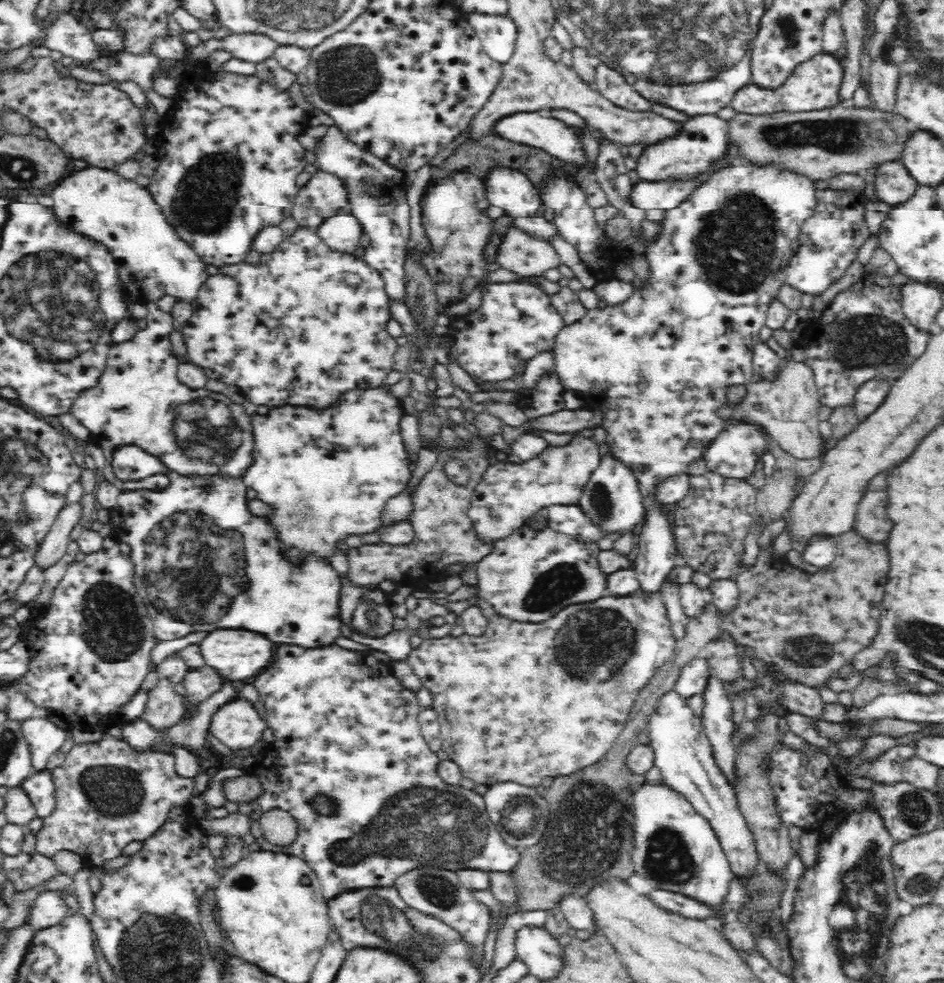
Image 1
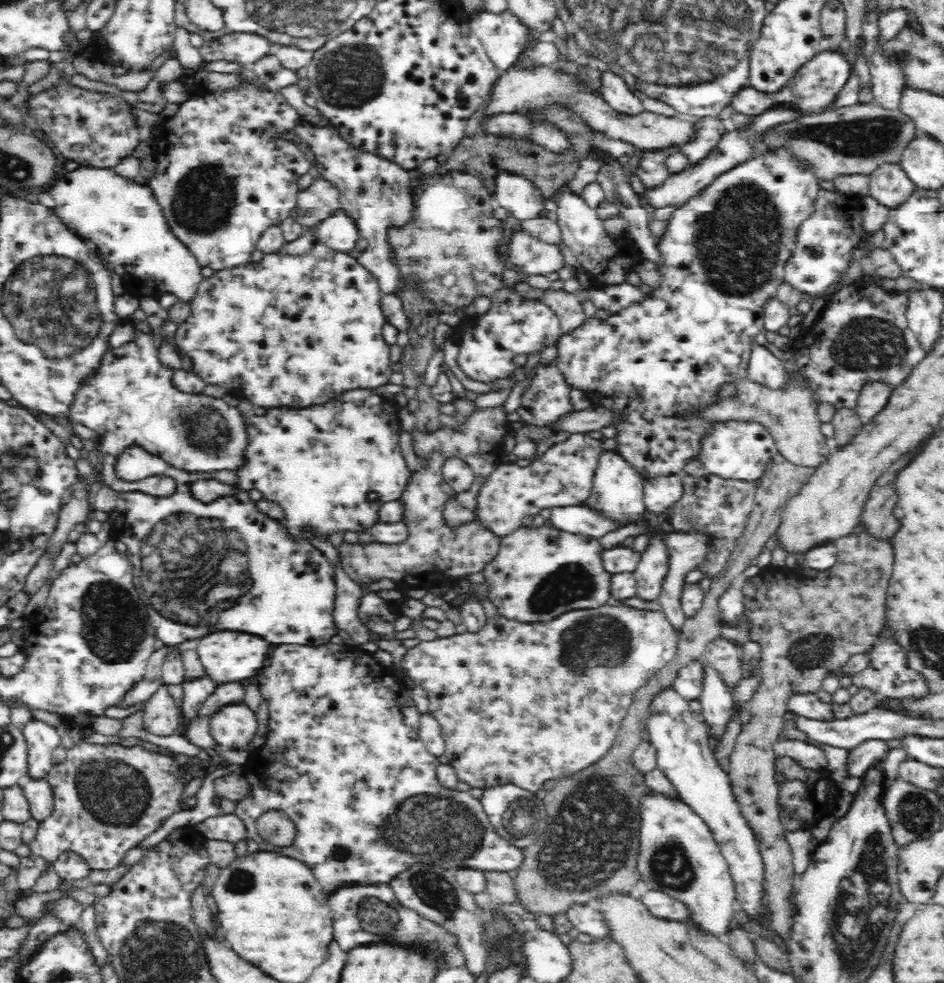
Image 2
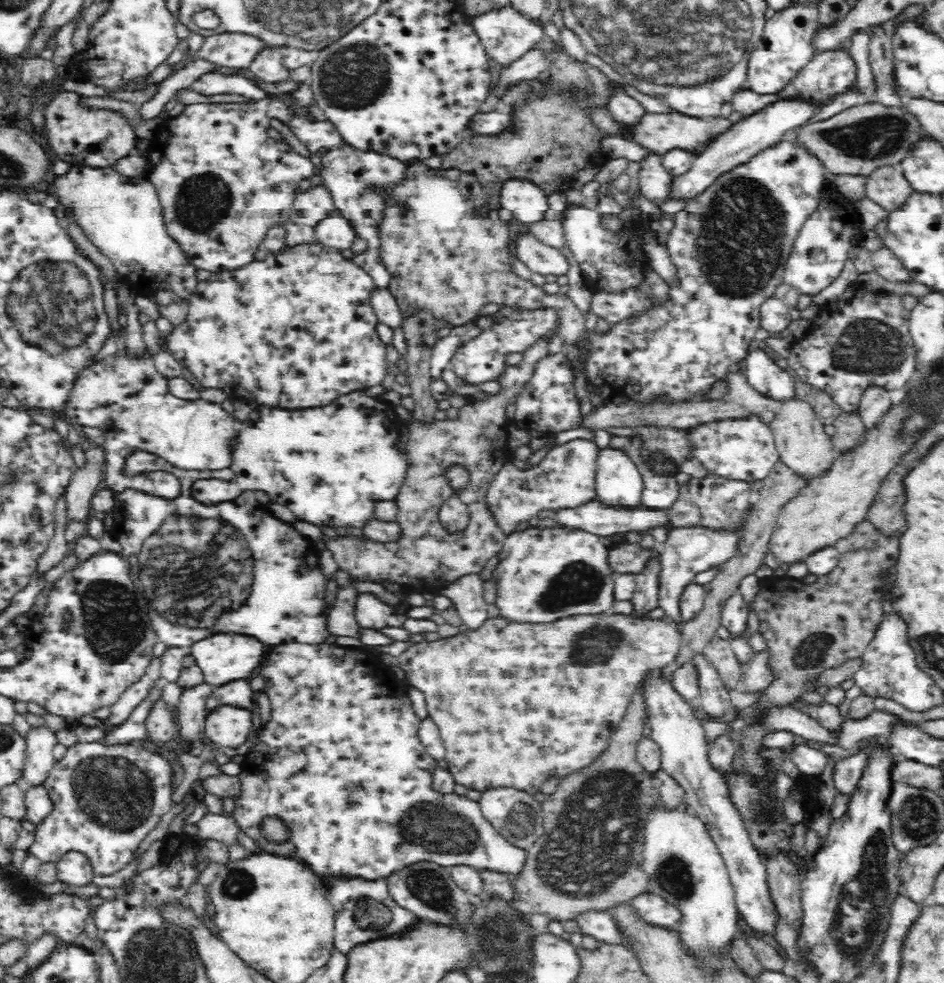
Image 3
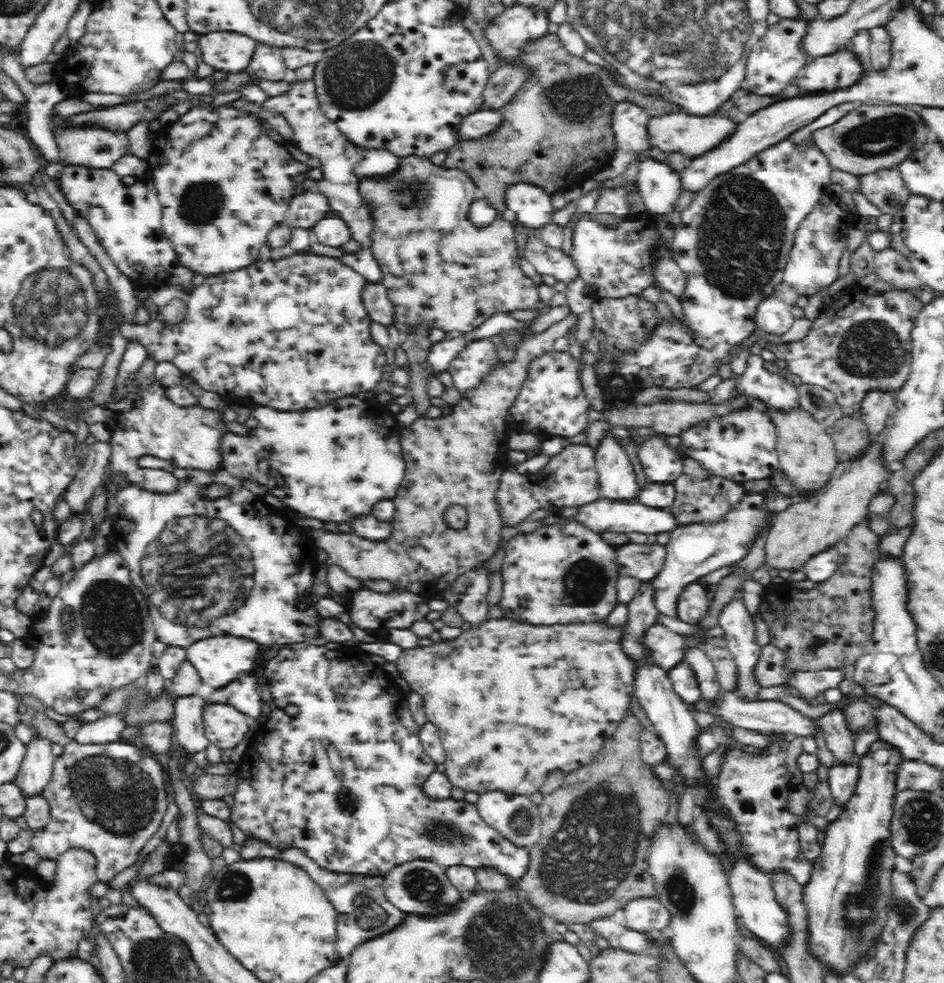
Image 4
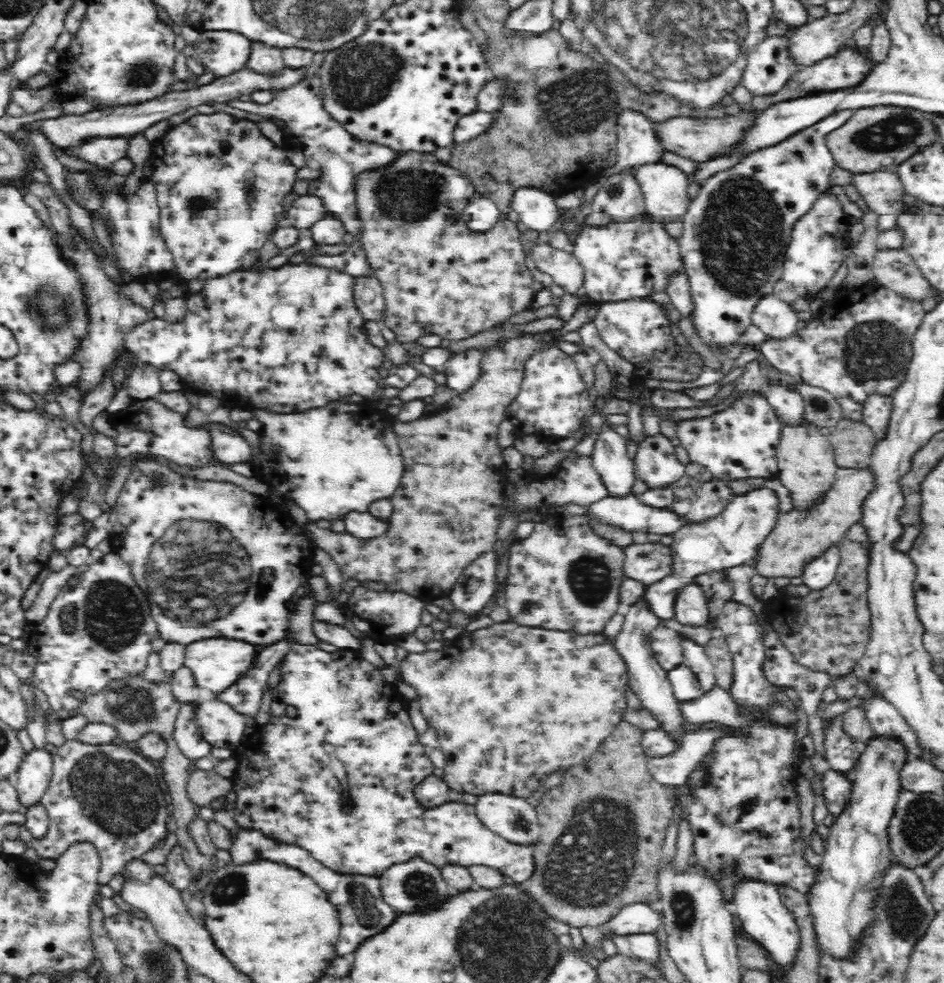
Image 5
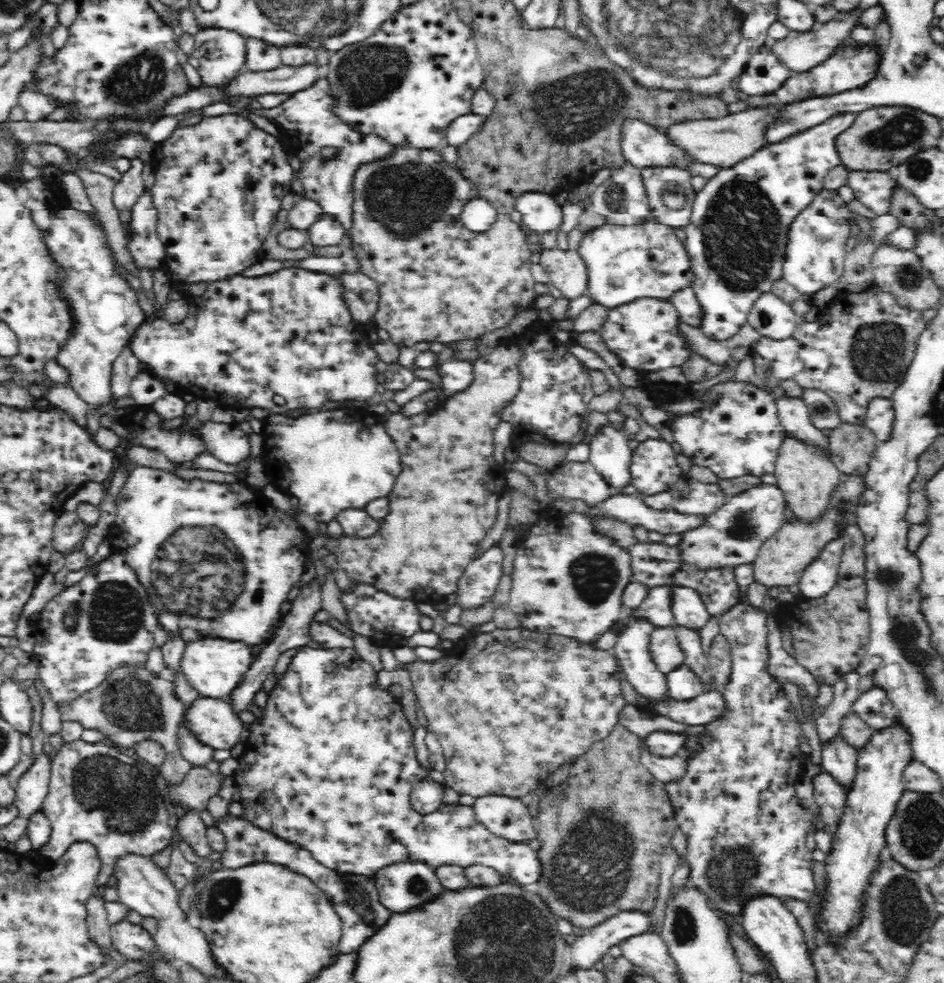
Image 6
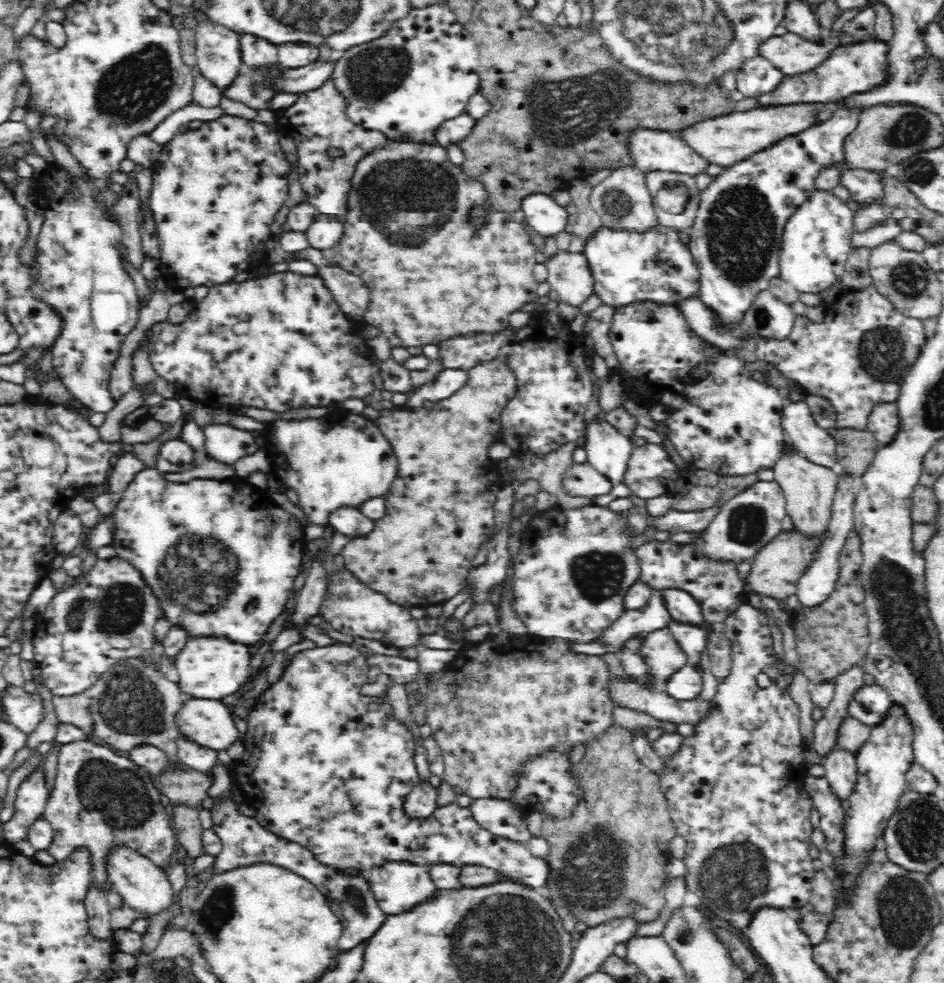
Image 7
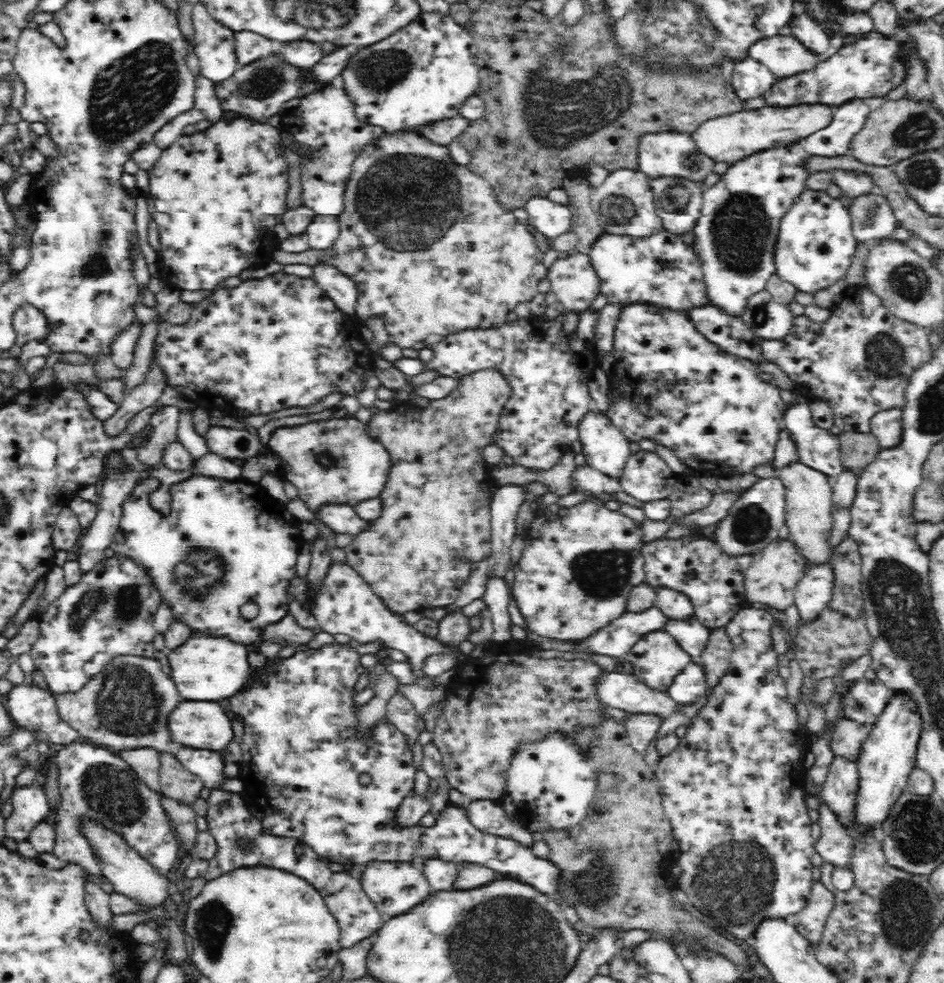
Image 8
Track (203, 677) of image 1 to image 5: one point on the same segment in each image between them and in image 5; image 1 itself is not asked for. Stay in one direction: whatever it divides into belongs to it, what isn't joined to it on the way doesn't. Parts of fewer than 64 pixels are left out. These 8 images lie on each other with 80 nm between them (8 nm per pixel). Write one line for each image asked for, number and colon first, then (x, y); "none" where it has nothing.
2: (196, 691)
3: (191, 710)
4: (188, 722)
5: (188, 736)

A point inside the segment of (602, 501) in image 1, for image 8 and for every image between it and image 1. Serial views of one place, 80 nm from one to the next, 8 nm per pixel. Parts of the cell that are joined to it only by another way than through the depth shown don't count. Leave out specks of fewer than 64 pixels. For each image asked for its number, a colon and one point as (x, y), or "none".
2: (617, 494)
3: (618, 484)
4: (617, 480)
5: (617, 471)
6: (610, 454)
7: (608, 451)
8: (605, 448)

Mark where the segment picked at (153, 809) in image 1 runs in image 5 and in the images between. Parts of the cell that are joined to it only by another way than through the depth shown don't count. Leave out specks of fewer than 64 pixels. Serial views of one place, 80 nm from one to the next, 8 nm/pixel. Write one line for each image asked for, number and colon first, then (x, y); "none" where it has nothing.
2: (107, 798)
3: (106, 799)
4: (109, 799)
5: (107, 795)

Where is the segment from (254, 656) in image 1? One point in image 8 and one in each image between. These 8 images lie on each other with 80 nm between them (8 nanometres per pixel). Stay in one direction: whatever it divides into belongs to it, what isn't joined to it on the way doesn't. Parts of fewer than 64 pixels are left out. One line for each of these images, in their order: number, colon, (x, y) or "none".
2: (227, 656)
3: (223, 657)
4: (220, 659)
5: (218, 663)
6: (214, 667)
7: (213, 669)
8: (206, 668)

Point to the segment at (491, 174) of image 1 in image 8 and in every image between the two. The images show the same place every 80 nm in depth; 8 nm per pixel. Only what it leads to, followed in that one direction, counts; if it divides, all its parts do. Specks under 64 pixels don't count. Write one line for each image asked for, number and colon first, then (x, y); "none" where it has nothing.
2: (514, 192)
3: (526, 202)
4: (532, 205)
5: (536, 209)
6: (540, 212)
7: (543, 214)
8: (551, 219)

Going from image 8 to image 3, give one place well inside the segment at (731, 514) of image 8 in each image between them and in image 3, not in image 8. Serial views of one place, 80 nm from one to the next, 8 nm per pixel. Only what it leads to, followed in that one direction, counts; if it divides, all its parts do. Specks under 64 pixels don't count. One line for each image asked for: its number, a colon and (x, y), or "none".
3: (687, 551)
4: (694, 550)
5: (732, 538)
6: (733, 535)
7: (744, 524)

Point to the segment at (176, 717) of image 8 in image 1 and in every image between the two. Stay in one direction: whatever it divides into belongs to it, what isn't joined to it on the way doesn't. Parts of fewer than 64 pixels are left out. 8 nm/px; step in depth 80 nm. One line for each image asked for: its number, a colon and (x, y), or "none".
1: (237, 725)
2: (234, 726)
3: (228, 726)
4: (225, 726)
5: (220, 724)
6: (213, 721)
7: (209, 722)

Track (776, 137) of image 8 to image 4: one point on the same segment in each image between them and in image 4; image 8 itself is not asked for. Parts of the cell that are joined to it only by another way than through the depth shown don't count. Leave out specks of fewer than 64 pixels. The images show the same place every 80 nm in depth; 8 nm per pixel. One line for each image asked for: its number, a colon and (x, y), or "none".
4: (675, 131)
5: (699, 138)
6: (724, 141)
7: (725, 140)

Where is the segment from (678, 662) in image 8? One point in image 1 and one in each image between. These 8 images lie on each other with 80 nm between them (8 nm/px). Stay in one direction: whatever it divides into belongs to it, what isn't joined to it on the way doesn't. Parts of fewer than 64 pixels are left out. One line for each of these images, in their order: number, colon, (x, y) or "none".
1: (508, 712)
2: (510, 712)
3: (512, 710)
4: (512, 702)
5: (666, 644)
6: (664, 646)
7: (661, 650)

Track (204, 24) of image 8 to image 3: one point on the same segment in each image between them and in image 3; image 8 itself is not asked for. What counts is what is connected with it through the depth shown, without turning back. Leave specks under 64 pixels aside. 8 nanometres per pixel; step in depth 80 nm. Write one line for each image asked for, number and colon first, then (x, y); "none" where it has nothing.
3: (237, 50)
4: (229, 52)
5: (222, 53)
6: (221, 55)
7: (218, 53)

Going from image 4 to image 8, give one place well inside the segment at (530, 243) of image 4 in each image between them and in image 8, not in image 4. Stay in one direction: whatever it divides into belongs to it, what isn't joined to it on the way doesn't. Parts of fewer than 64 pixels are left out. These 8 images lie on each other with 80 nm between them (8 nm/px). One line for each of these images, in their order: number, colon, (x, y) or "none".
5: (562, 266)
6: (566, 270)
7: (568, 273)
8: (573, 279)

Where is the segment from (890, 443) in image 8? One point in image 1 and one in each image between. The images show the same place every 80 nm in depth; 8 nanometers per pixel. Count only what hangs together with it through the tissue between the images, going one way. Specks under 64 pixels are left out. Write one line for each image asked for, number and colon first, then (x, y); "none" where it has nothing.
1: (869, 395)
2: (873, 397)
3: (875, 400)
4: (877, 407)
5: (877, 408)
6: (878, 417)
7: (883, 420)

